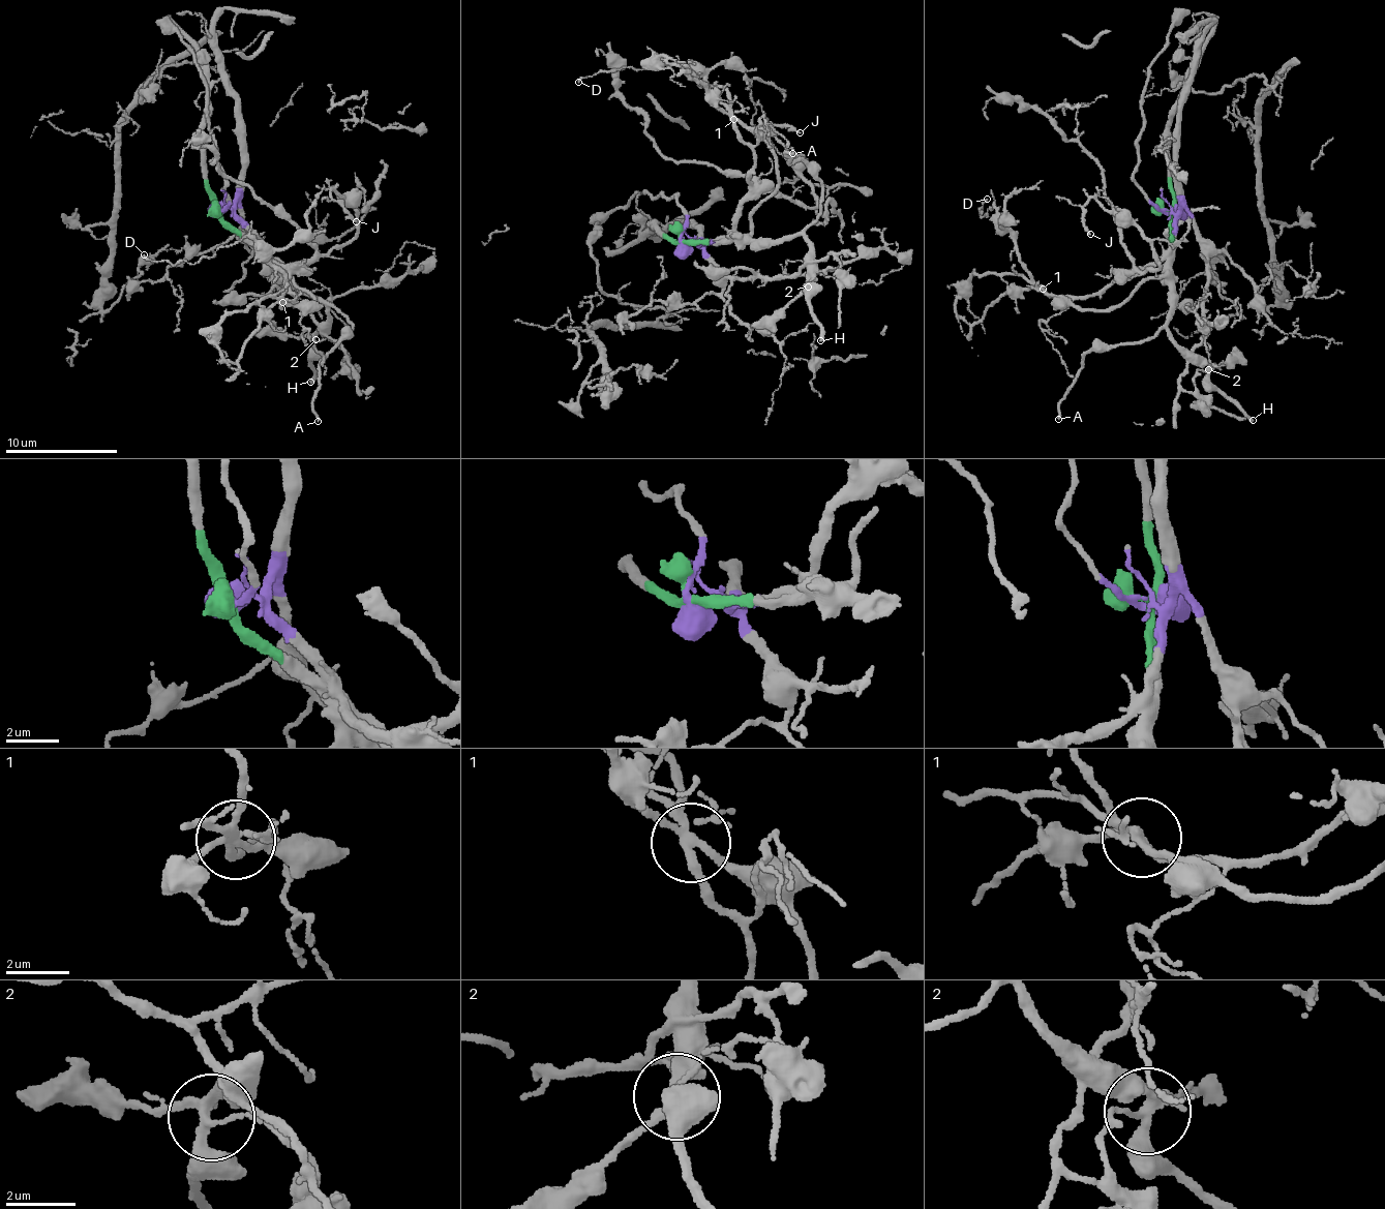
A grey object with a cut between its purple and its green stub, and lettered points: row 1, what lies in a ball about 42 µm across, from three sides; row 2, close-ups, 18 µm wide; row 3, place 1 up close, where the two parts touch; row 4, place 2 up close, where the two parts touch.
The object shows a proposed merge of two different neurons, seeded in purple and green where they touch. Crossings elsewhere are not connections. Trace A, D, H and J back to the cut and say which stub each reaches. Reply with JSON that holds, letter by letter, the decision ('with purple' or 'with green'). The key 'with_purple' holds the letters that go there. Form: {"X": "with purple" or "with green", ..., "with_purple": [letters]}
{"A": "with green", "D": "with purple", "H": "with green", "J": "with purple", "with_purple": ["D", "J"]}

